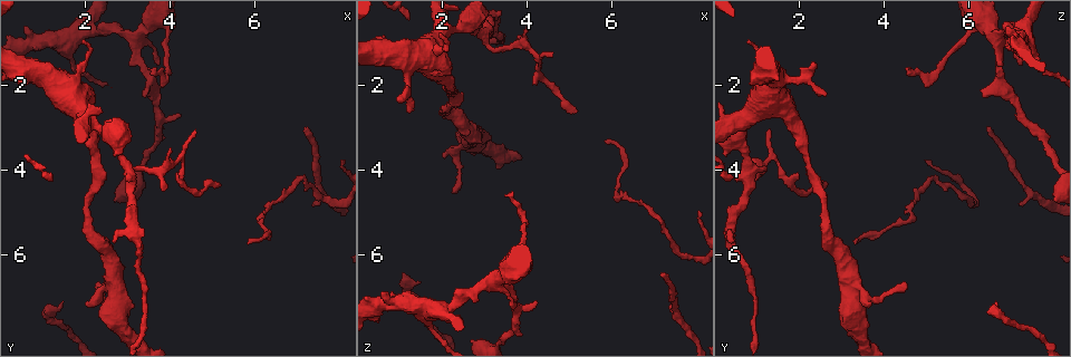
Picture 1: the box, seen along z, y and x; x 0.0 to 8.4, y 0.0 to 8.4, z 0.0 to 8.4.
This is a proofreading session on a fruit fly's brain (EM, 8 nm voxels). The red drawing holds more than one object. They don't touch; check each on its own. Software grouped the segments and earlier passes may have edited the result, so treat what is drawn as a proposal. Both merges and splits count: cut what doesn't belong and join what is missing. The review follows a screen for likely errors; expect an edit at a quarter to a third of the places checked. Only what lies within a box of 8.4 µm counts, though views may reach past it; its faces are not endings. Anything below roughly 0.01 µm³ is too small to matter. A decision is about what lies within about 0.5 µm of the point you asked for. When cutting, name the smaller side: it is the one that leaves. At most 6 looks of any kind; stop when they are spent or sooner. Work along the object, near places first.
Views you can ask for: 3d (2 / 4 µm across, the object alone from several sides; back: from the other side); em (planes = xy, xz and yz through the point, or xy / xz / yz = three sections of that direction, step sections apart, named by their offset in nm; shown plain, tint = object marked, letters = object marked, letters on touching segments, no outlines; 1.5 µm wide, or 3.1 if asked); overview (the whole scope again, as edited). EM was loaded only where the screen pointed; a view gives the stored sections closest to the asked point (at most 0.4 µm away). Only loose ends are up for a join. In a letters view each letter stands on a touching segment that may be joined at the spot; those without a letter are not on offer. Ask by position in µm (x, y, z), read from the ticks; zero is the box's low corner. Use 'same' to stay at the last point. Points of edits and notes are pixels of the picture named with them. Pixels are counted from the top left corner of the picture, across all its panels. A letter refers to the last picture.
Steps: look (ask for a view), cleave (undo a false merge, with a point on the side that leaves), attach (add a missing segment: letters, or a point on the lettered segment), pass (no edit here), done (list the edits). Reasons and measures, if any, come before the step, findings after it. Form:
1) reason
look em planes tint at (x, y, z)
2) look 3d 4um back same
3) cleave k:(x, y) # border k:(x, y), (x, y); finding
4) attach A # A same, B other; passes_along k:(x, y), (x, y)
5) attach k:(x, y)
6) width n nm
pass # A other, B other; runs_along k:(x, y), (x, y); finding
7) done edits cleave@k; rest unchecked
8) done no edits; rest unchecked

sharp bend
look 3d 4um at (7.85, 4.80, 6.05)

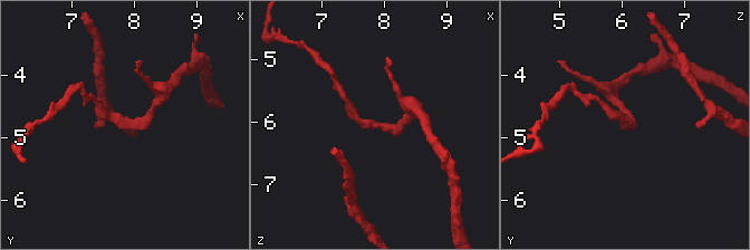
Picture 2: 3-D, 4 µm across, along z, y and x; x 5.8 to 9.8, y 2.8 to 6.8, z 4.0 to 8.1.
now the EM
look em planes tint at (7.90, 4.75, 6.05)

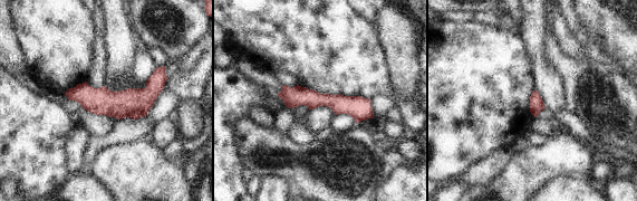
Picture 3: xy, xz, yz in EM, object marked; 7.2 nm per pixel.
look em planes letters same

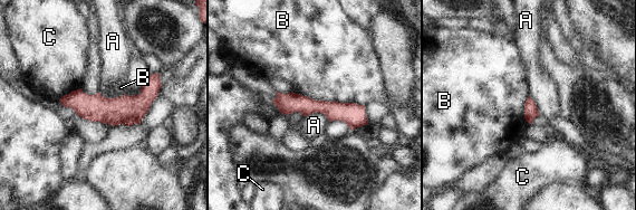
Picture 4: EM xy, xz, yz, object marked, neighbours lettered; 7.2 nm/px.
pass # A other, B other, C other; border 4:(292, 91), (315, 99), (364, 105); continuous, no second neuron

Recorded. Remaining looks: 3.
tapers out
look em planes letters at (7.20, 2.95, 6.50)

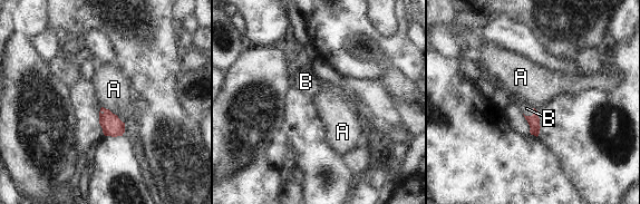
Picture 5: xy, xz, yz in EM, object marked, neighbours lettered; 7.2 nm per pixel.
attach B # A other, B same; passes_along 5:(533, 120), (530, 116), (526, 108); the neuron continues

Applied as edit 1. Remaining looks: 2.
done edits attach@5; rest unchecked

